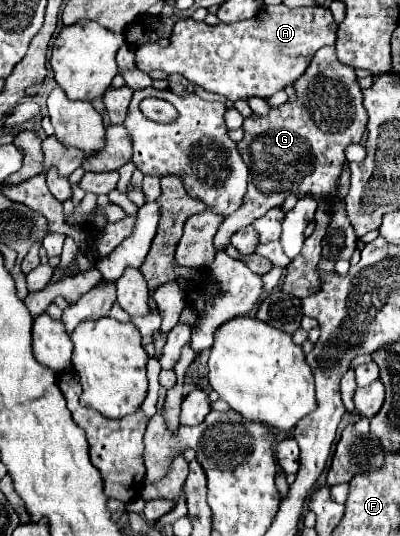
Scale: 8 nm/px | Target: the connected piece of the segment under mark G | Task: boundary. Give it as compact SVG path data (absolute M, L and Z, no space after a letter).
M335 47L319 49L317 55L313 55L305 75L301 75L301 79L297 79L297 83L293 83L293 89L297 95L293 101L285 101L283 105L269 109L267 115L251 113L243 121L245 137L237 143L237 151L239 151L241 159L245 161L245 165L249 167L249 187L247 187L241 209L237 209L233 215L229 215L213 237L213 247L217 253L227 249L229 237L233 233L237 233L241 227L247 227L253 223L253 211L265 213L275 205L279 207L289 193L297 193L297 195L313 193L315 197L329 193L329 191L333 193L337 189L337 181L339 181L339 175L343 169L341 165L345 161L345 147L349 143L361 141L361 137L365 133L367 111L363 107L361 87L357 83L355 71L351 67L345 67L339 63L339 59L335 55Z

